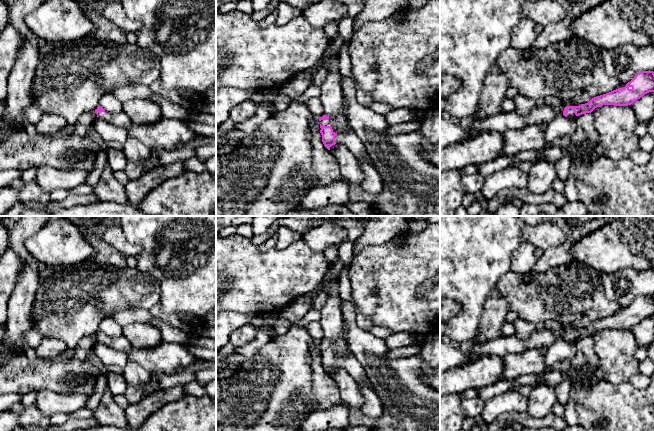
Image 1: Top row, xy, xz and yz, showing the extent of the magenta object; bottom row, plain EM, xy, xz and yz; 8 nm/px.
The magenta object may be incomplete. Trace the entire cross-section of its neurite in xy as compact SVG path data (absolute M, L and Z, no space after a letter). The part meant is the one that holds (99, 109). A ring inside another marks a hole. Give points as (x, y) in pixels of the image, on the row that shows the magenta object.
M98 106L95 113L97 114L97 117L102 118L106 122L113 124L116 127L128 129L133 124L129 116L124 111L118 114L112 114L106 112L102 107Z

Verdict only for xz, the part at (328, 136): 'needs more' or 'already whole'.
needs more

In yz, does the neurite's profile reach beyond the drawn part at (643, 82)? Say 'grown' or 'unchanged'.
grown

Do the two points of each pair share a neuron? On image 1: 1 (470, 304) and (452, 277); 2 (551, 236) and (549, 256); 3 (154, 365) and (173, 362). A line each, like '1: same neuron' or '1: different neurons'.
1: same neuron
2: different neurons
3: same neuron

